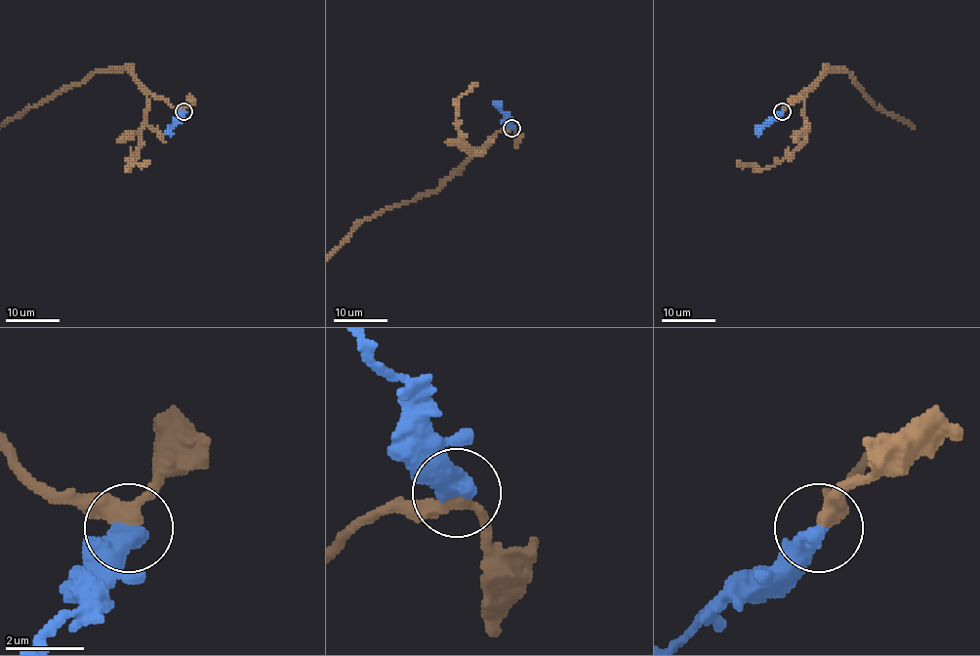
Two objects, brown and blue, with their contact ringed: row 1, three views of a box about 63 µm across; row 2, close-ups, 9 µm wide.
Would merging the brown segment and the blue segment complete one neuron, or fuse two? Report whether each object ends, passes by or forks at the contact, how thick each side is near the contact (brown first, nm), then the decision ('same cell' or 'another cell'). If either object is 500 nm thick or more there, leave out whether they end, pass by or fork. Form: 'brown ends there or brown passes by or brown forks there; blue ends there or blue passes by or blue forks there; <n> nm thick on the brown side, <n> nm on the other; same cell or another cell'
340 nm thick on the brown side, 600 nm on the other; same cell

